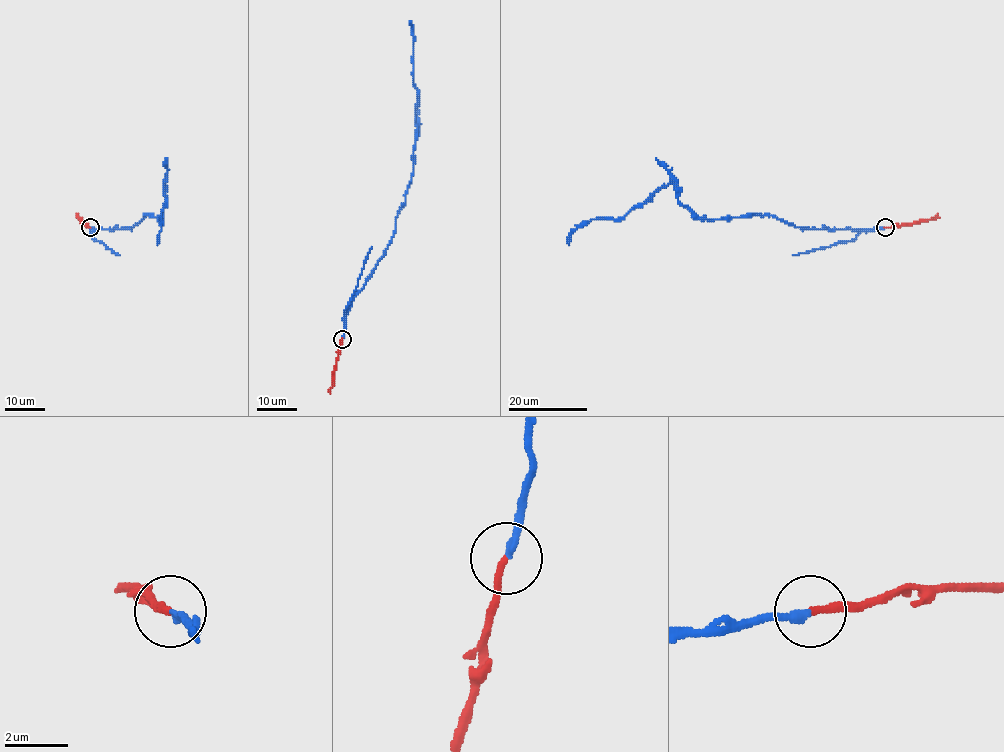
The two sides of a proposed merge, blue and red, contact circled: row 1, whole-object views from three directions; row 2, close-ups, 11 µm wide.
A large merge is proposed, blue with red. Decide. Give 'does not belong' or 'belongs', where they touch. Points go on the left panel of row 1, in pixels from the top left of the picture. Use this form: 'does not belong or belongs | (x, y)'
belongs | (90, 227)

